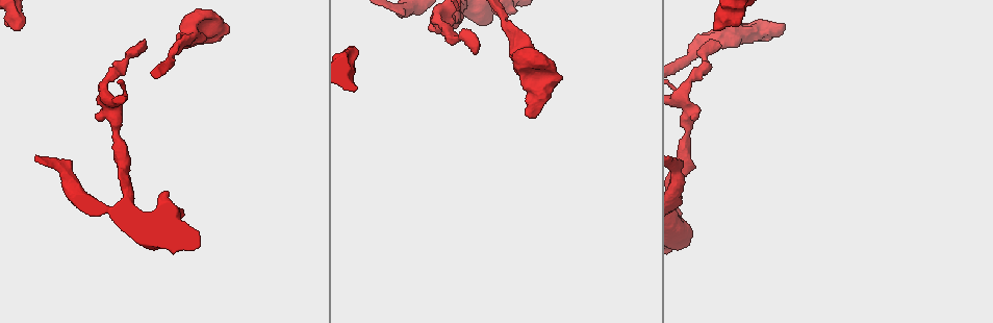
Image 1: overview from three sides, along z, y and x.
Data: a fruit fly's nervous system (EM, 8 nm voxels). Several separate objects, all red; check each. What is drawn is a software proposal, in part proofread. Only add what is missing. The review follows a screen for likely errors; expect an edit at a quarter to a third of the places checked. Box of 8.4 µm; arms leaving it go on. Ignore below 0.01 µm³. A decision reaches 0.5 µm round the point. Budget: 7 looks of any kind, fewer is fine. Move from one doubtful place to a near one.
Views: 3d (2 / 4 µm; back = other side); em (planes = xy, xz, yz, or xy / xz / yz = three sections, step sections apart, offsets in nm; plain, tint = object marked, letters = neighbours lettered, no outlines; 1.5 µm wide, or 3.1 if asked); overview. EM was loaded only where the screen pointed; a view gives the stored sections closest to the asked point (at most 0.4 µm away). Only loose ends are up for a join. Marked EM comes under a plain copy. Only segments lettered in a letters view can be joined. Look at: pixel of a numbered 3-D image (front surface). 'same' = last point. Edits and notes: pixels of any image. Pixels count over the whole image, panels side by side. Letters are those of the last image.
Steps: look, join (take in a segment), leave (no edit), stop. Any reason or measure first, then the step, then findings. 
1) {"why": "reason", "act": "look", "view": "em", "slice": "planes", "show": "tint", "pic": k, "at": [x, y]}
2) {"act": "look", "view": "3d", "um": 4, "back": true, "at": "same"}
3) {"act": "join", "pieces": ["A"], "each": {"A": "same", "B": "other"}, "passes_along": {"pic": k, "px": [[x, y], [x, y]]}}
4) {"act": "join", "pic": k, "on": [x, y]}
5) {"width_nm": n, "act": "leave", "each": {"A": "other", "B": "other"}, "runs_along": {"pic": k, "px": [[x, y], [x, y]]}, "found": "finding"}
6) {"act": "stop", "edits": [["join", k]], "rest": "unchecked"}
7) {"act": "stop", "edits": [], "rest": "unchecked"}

{"why": "thick end", "act": "look", "view": "3d", "um": 4, "pic": 1, "at": [784, 24]}

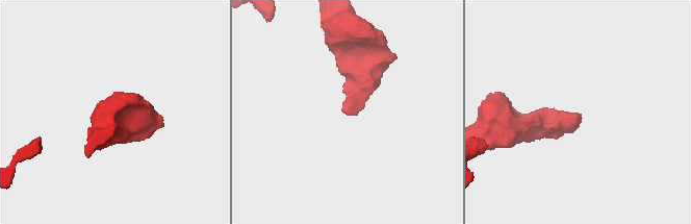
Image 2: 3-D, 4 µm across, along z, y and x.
{"why": "need the tissue", "act": "look", "view": "em", "slice": "xz", "step": 4, "show": "letters", "pic": 2, "at": [577, 113]}

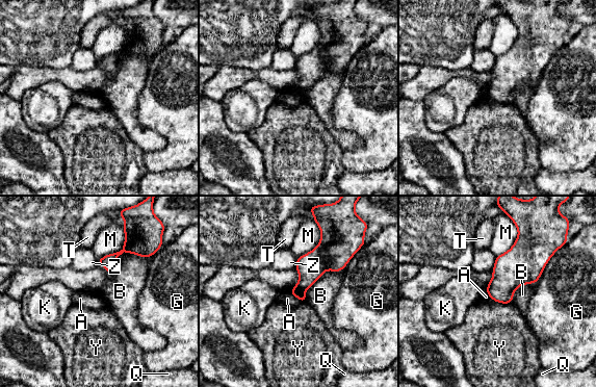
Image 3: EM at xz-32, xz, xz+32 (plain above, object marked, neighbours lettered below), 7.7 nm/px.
{"why": "another direction", "act": "look", "view": "em", "slice": "planes", "show": "letters", "at": "same"}

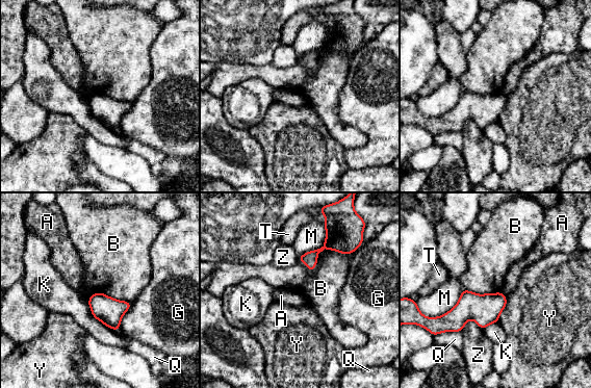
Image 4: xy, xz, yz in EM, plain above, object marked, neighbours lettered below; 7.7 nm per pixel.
{"act": "leave", "each": {"A": "other", "B": "other", "G": "other", "K": "other", "M": "other", "Q": "other", "T": "other", "Y": "other", "Z": "other"}, "runs_along": {"pic": 4, "px": [[347, 250], [325, 246], [302, 259]]}, "found": "none of them fits"}

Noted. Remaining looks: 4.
{"why": "an open end", "act": "look", "view": "em", "slice": "yz", "step": 4, "show": "letters", "pic": 1, "at": [141, 48]}

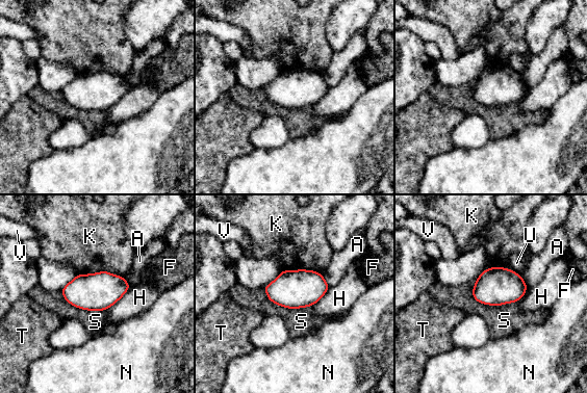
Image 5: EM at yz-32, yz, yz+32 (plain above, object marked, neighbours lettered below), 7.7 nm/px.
{"why": "another direction", "act": "look", "view": "em", "slice": "planes", "show": "letters", "at": "same"}

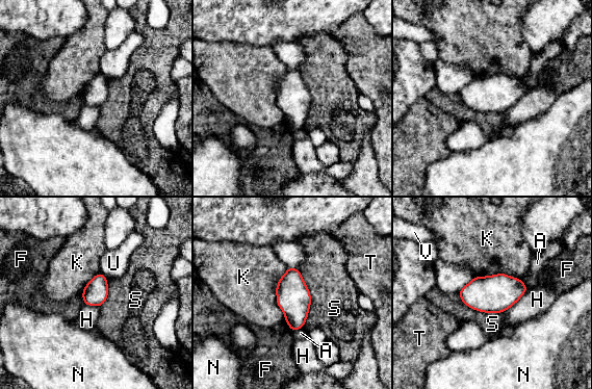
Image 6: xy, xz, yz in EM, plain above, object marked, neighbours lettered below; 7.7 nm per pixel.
{"act": "leave", "each": {"A": "other", "F": "other", "H": "other", "K": "other", "N": "other", "S": "other", "T": "other", "U": "other", "V": "other"}, "border": {"pic": 6, "px": [[299, 269], [310, 294], [304, 327]]}, "found": "no lettered segment goes on from it"}

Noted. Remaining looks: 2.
{"act": "stop", "edits": [], "rest": "unchecked"}

